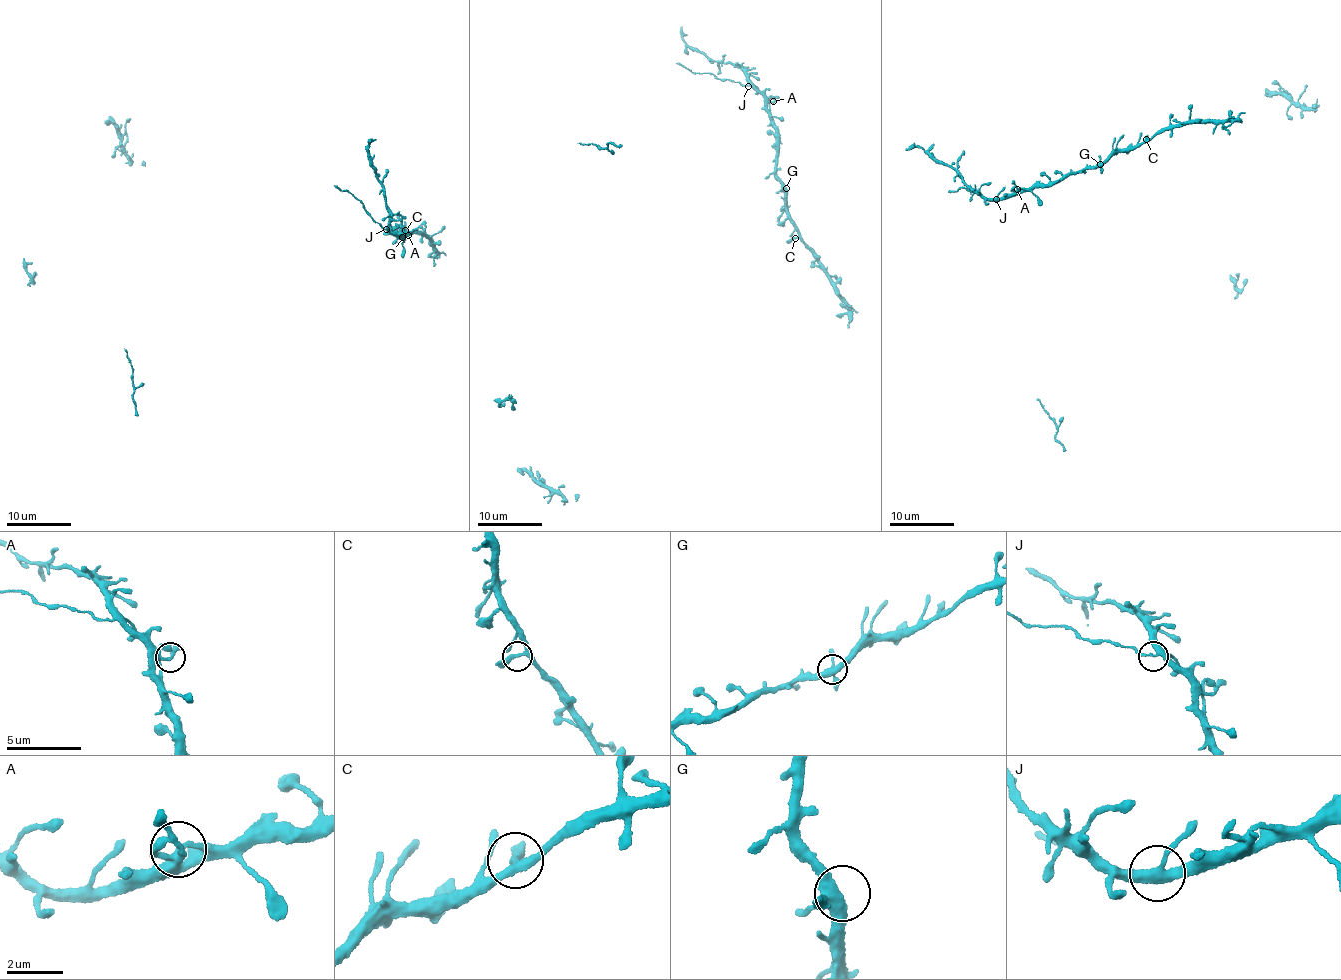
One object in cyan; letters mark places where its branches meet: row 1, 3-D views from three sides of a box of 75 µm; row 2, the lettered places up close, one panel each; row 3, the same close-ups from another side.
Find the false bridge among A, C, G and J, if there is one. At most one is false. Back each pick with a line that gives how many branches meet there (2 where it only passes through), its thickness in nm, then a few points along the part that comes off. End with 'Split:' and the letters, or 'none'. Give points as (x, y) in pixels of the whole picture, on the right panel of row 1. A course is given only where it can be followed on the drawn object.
J: 4 | 280 nm | (996, 199), (986, 200), (960, 187), (948, 192)
Split: J

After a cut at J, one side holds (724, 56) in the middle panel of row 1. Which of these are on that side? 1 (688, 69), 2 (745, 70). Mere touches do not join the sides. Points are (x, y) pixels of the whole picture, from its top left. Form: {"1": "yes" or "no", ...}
{"1": "no", "2": "yes"}

